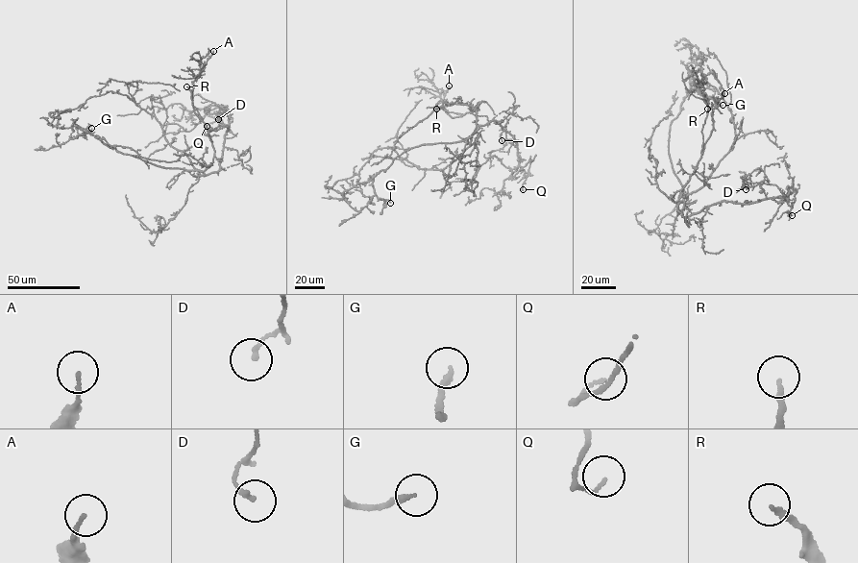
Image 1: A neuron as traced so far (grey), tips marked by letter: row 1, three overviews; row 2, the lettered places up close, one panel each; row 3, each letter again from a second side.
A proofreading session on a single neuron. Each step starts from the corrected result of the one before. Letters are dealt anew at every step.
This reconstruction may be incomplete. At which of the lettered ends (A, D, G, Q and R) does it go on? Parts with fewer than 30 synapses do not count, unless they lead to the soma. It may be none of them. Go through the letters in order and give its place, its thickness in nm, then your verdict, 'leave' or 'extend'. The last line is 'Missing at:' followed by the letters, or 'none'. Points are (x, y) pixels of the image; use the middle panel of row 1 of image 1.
A: place (449, 85); calibre 120 nm; leave
D: place (502, 140); calibre 130 nm; leave
G: place (390, 203); calibre 190 nm; extend
Q: place (523, 189); calibre 90 nm; leave
R: place (436, 109); calibre 200 nm; extend
Missing at: G, R

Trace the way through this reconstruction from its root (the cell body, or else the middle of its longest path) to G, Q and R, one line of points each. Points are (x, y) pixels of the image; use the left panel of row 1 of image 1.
G: (195, 168), (160, 167), (123, 154), (89, 132), (84, 134), (91, 128)
Q: (195, 168), (206, 175), (218, 171), (229, 126), (221, 108), (215, 113), (220, 119), (207, 126)
R: (195, 168), (201, 171), (209, 166), (214, 152), (207, 127), (192, 106), (191, 91), (186, 86)

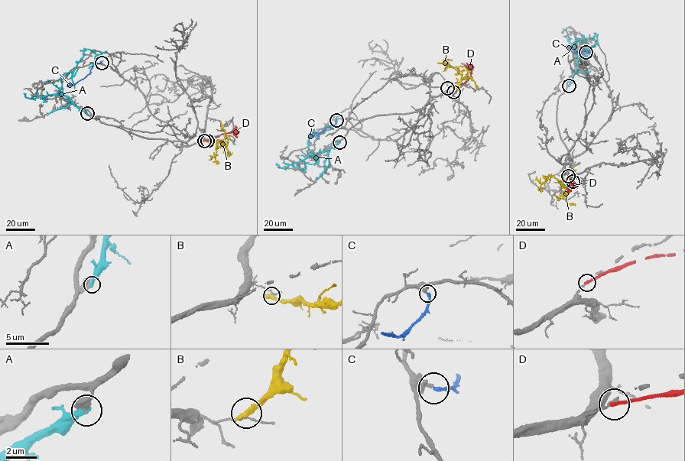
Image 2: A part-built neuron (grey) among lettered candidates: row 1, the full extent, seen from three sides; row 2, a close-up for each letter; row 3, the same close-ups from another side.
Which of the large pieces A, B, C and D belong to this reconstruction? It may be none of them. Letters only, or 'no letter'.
C

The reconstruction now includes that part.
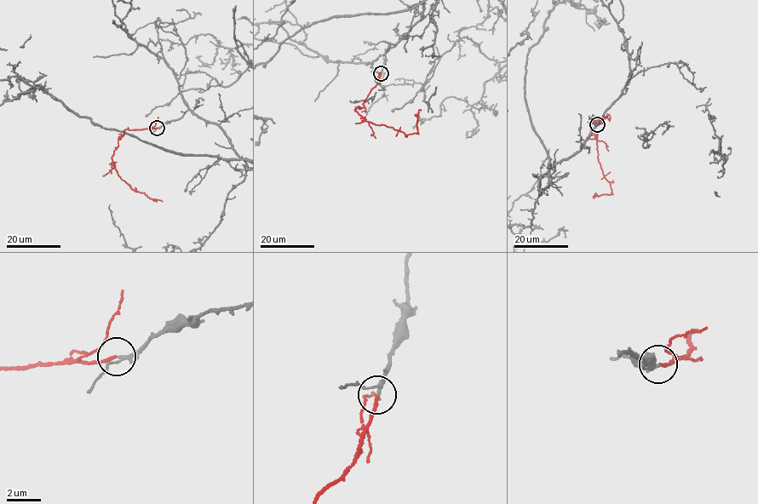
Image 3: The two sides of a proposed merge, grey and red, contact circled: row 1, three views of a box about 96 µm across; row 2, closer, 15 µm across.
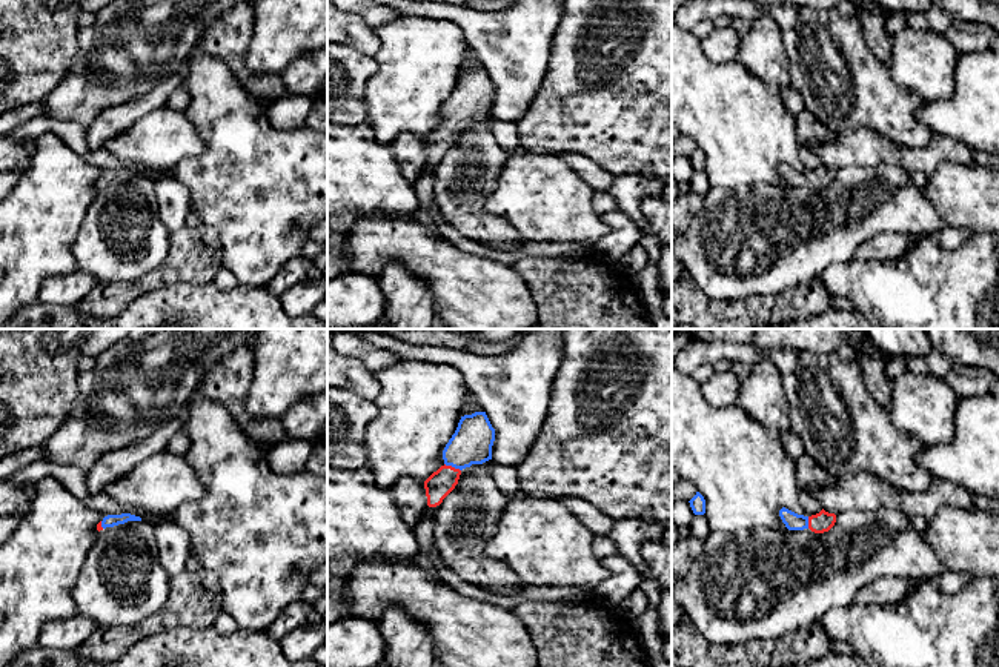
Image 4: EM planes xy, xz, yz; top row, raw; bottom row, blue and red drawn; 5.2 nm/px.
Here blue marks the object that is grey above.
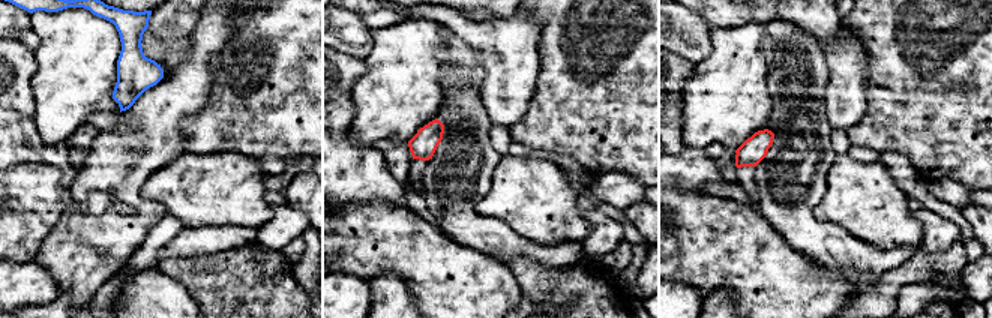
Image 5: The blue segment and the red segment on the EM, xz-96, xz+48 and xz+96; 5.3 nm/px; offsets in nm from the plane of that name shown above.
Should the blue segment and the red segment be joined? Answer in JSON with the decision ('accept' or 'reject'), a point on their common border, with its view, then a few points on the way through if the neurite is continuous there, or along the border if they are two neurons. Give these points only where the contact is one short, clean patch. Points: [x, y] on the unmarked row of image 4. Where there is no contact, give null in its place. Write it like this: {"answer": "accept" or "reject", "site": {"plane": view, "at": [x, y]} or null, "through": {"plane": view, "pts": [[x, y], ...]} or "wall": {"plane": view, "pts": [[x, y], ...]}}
{"answer": "accept", "site": {"plane": "xz", "at": [452, 122]}, "through": {"plane": "xz", "pts": [[472, 97], [455, 114], [452, 122], [443, 137]]}}

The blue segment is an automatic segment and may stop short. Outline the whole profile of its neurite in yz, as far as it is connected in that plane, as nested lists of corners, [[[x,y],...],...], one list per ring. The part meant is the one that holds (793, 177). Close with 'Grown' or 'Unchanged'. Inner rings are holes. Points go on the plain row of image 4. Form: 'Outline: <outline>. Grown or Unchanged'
Outline: [[[782,163],[779,172],[788,186],[810,184],[815,189],[828,187],[836,178],[836,171],[824,164],[816,171],[804,172]]]. Grown

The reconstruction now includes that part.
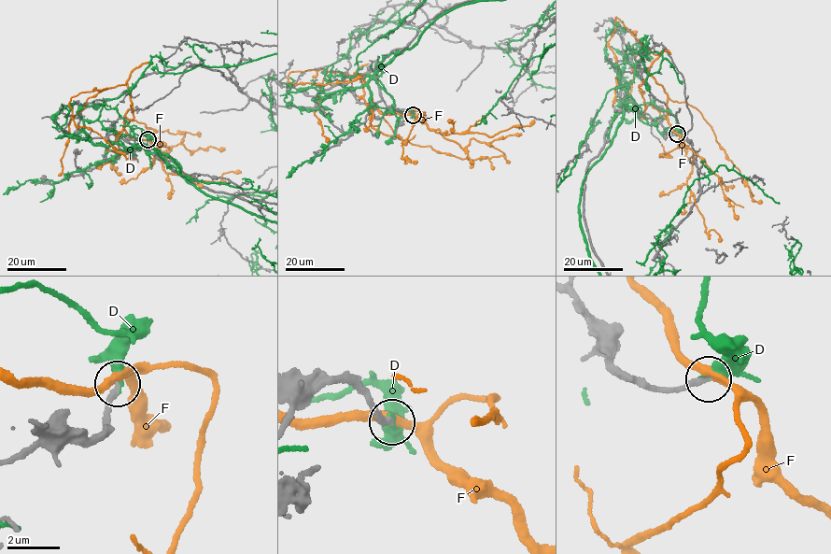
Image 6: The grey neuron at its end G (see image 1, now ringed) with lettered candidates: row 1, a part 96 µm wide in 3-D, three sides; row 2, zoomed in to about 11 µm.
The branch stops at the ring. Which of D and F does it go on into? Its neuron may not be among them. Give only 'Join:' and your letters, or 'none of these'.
Join: none of these

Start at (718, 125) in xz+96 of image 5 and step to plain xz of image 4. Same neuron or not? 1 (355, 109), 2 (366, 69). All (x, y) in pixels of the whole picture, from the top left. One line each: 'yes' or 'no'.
1: no
2: no

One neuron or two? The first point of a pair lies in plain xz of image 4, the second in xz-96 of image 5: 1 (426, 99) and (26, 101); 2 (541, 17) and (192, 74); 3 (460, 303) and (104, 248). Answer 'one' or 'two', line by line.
1: two
2: two
3: two

